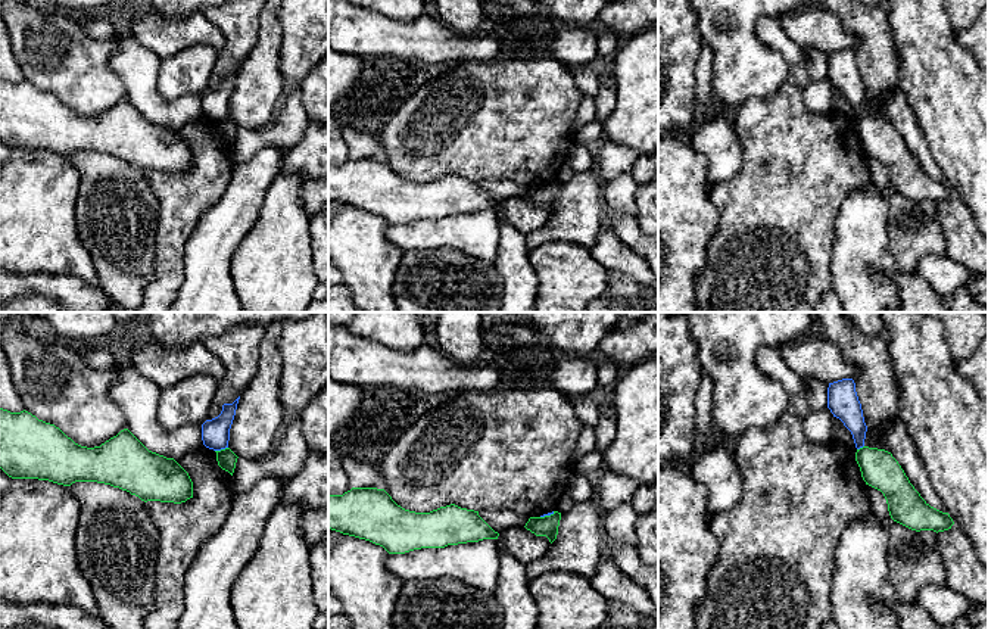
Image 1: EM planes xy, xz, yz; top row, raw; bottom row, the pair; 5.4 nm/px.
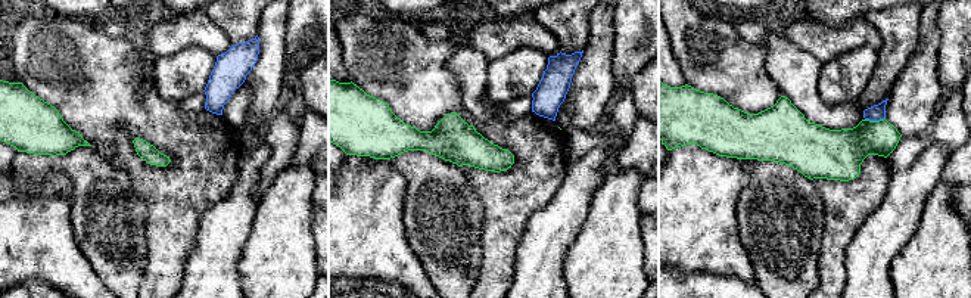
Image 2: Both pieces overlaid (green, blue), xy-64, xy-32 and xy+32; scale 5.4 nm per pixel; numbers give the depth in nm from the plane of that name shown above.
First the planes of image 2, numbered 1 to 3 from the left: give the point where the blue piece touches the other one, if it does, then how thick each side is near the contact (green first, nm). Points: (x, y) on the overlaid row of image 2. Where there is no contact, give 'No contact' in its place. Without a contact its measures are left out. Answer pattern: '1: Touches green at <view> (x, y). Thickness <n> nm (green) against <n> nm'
1: No contact
2: No contact
3: Touches green at xy+32 (874, 121). Thickness 260 nm (green) against 90 nm

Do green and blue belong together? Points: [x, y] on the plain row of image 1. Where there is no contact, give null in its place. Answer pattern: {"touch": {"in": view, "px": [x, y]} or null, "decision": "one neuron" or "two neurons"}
{"touch": {"in": "xy", "px": [221, 120]}, "decision": "two neurons"}

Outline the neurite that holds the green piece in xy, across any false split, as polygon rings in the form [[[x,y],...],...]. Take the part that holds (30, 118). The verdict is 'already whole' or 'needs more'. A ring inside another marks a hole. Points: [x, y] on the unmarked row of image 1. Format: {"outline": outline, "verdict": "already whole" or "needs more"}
{"outline": [[[0,78],[0,138],[12,149],[38,149],[71,156],[75,152],[97,152],[119,158],[141,171],[181,174],[193,168],[188,143],[174,130],[149,121],[128,99],[100,116],[75,113],[54,94],[38,90],[28,81]]], "verdict": "already whole"}

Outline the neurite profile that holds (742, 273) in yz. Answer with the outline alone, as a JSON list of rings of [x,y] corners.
[[[785,81],[773,96],[749,99],[733,110],[744,162],[733,178],[711,187],[720,218],[707,262],[695,278],[698,312],[814,312],[820,298],[832,289],[833,219],[853,190],[866,190],[873,181],[855,131],[857,121],[832,110],[810,112],[802,91]]]

